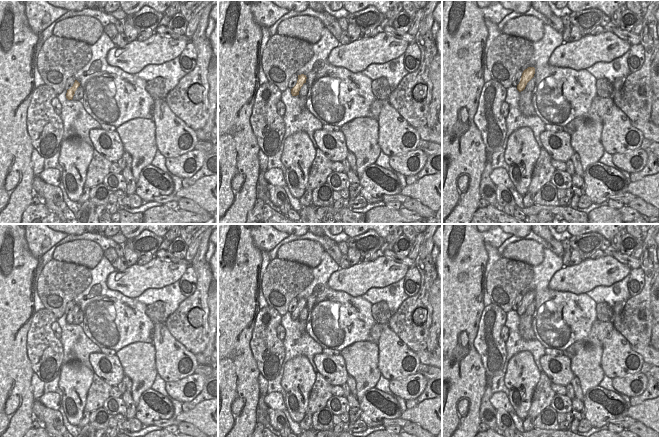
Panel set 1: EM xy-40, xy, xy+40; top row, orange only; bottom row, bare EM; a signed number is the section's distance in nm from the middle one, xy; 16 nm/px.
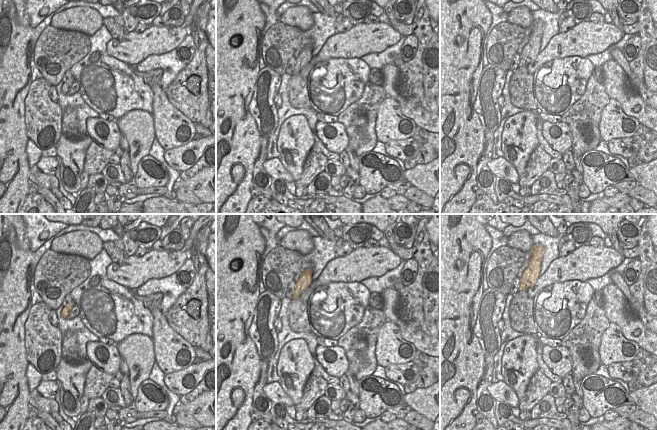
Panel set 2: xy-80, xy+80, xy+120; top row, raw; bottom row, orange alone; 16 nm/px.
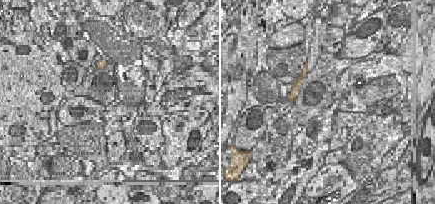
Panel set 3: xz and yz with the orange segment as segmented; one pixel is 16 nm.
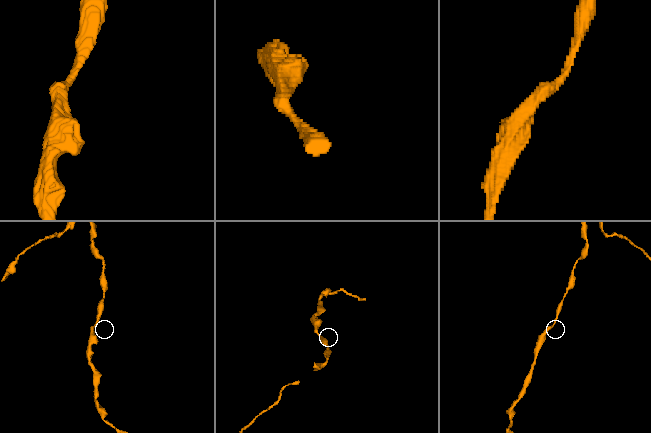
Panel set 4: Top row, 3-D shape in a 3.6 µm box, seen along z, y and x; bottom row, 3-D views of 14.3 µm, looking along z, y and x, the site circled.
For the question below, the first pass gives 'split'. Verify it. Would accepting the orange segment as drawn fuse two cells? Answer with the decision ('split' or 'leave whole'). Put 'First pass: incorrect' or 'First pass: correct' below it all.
leave whole
First pass: incorrect

